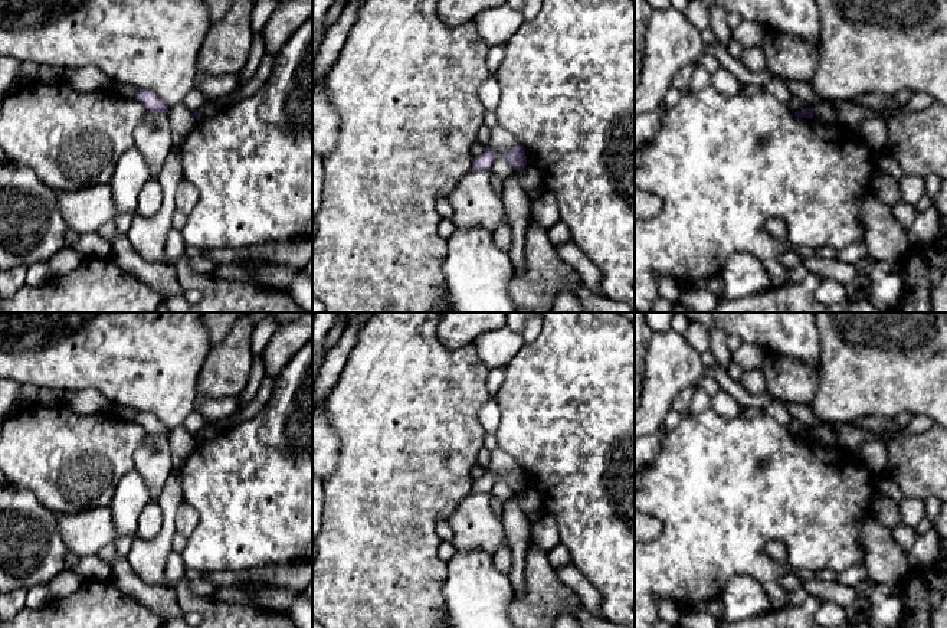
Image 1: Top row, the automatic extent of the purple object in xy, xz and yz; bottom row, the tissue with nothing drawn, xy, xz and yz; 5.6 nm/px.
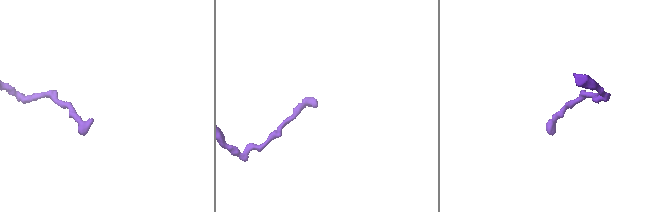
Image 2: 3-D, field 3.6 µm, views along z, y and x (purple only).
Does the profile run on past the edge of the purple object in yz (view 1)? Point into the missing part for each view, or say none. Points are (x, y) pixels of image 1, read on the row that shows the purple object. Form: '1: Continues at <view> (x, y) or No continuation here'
1: No continuation here

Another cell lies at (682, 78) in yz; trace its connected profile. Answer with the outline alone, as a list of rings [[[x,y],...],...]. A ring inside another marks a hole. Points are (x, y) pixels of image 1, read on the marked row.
[[[694,63],[681,68],[672,79],[671,89],[685,89],[688,88],[691,78],[694,75]]]

